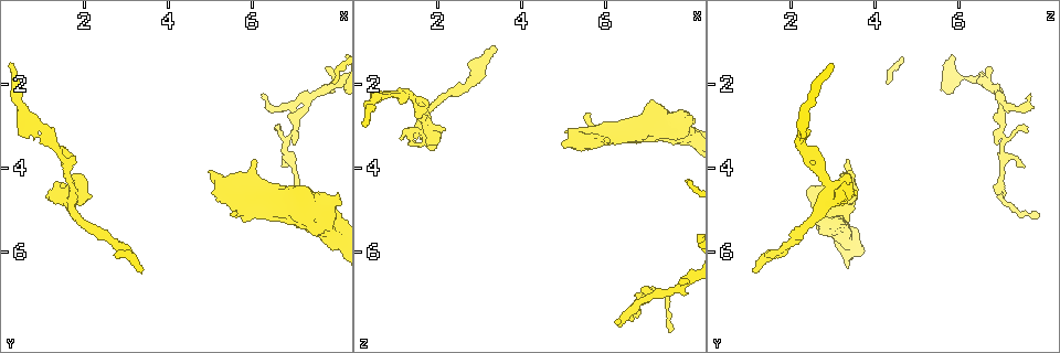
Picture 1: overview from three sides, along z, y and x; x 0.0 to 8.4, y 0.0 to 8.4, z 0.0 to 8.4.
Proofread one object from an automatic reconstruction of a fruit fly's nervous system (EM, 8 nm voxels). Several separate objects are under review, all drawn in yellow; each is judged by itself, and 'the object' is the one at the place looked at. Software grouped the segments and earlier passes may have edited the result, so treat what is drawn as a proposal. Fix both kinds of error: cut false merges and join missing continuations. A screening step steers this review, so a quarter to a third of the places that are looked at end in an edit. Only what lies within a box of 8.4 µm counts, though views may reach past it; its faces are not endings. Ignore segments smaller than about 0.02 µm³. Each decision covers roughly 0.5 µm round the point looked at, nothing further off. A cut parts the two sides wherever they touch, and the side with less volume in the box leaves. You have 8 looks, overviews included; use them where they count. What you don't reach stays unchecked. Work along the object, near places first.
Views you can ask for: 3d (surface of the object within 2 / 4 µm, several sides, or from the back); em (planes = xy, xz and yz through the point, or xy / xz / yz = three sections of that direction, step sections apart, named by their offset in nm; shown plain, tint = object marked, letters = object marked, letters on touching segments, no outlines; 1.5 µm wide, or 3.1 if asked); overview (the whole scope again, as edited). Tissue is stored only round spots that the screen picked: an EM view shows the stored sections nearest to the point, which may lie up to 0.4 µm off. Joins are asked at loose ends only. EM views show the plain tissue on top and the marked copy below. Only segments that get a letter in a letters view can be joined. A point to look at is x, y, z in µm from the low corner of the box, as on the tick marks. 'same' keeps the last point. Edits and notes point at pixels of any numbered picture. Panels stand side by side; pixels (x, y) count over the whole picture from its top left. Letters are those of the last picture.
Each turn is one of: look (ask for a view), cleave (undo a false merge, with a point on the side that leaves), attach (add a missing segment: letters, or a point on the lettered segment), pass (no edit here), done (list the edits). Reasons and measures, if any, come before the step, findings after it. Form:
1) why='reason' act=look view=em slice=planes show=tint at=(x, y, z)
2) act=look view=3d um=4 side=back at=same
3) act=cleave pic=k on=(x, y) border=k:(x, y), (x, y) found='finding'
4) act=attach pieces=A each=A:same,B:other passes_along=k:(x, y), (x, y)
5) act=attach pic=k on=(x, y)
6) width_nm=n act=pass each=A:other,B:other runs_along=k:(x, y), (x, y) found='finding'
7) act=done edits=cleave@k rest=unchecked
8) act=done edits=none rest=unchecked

why='narrows sharply' act=look view=em slice=planes show=tint at=(1.00, 3.10, 2.25)

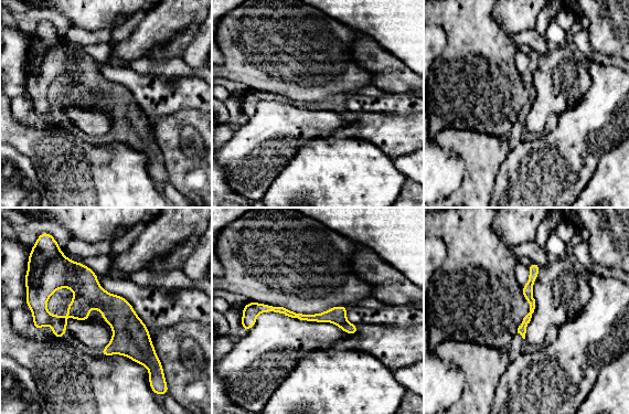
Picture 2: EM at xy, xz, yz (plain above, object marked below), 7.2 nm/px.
why='see the neighbours' act=look view=em slice=planes show=letters at=same

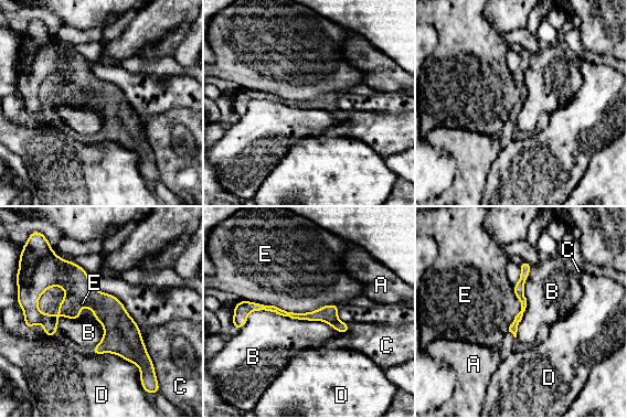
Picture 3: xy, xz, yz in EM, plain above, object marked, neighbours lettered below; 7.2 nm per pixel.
width_nm=50 longest_contact=E:700nm act=pass each=A:other,B:other,C:other,D:other,E:other found='one neuron here'

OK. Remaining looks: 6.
why='tapers out' act=look view=em slice=xz step=4 show=tint at=(6.25, 2.25, 7.70)

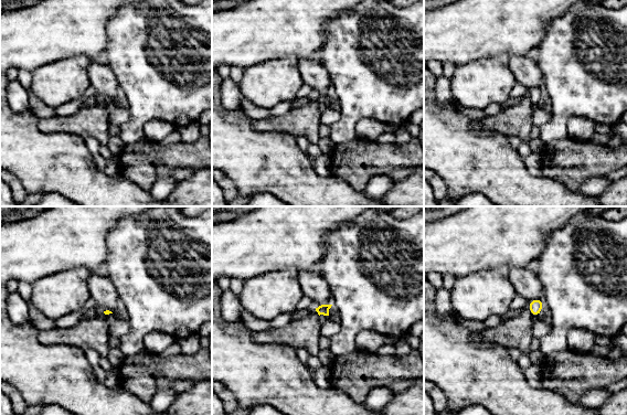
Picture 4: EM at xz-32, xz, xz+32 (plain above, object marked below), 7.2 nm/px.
act=look view=em slice=planes show=letters at=same

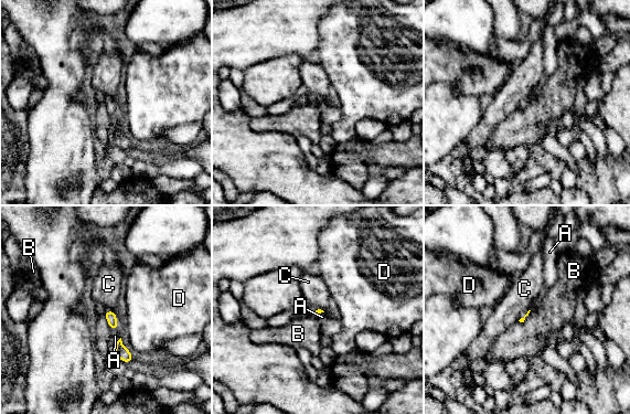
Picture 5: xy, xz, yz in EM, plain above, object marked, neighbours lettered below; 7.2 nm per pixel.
act=pass each=A:other,B:other,C:other,D:other border=5:(103, 311), (106, 322), (110, 328) found='no lettered segment goes on from it'

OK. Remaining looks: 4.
why='branch stops here' act=look view=3d um=2 at=(6.10, 3.80, 3.40)

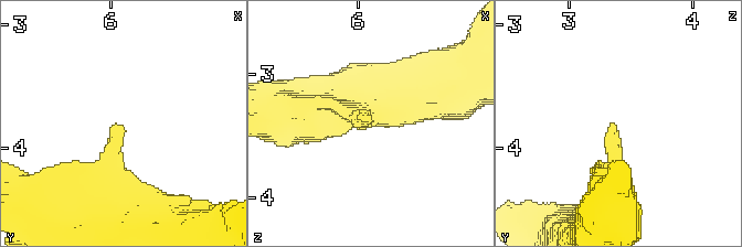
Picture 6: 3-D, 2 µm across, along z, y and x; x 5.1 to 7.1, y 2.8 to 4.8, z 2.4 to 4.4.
why='shape alone is not enough' act=look view=em slice=yz step=8 show=letters at=(6.06, 3.84, 3.36)

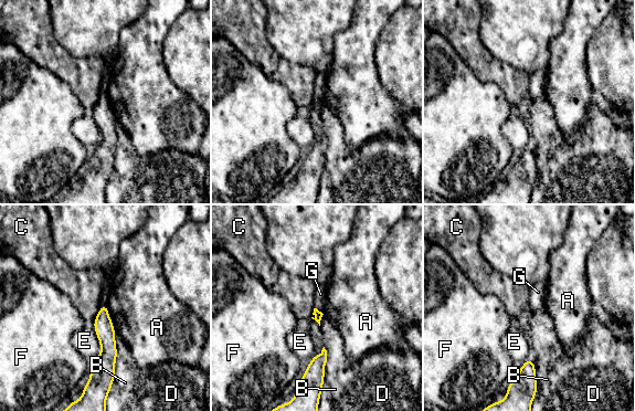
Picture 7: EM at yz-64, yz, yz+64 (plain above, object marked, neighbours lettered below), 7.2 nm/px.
act=look view=em slice=planes show=letters at=same

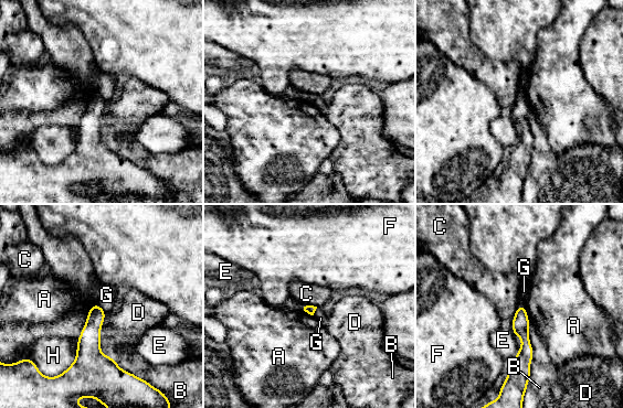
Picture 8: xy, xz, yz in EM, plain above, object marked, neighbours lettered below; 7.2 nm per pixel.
longest_contact=D:440nm act=pass each=A:other,B:other,C:other,D:other,E:other,F:other,G:other,H:other border=8:(95, 303), (106, 312) found='no lettered segment goes on from it'

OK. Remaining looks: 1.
act=done edits=none rest=unchecked

